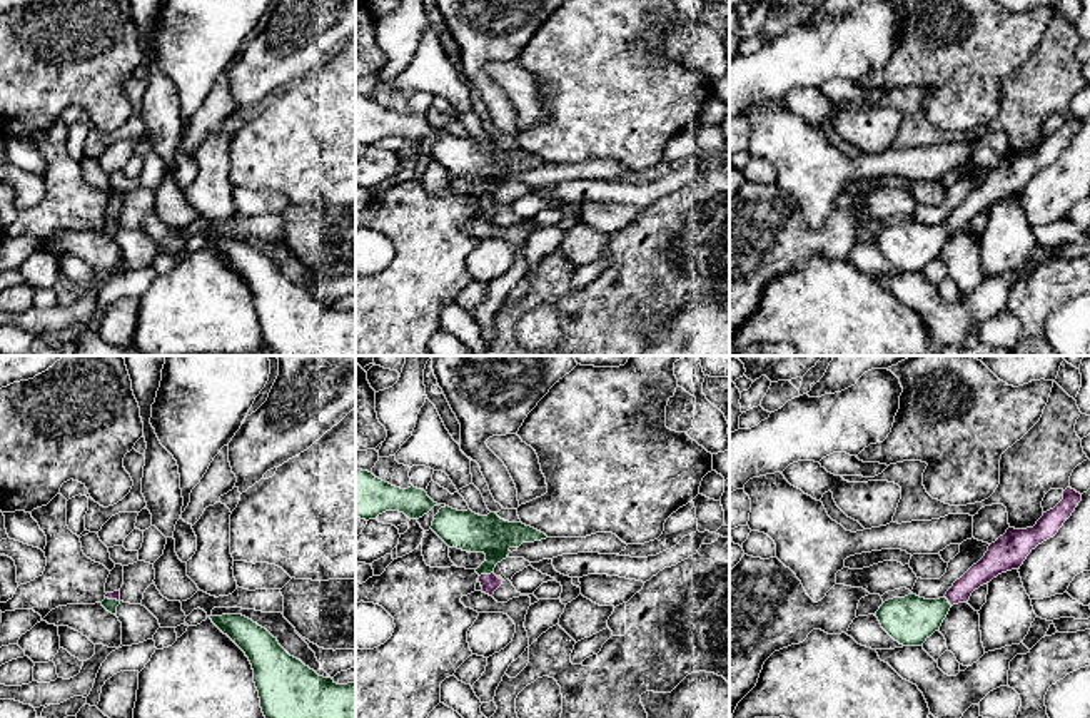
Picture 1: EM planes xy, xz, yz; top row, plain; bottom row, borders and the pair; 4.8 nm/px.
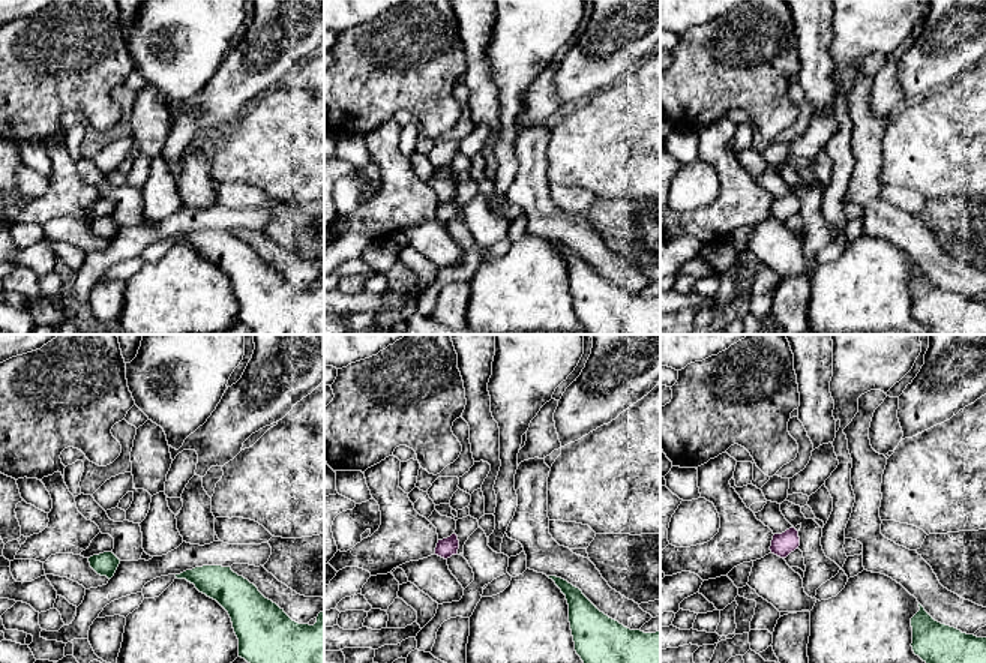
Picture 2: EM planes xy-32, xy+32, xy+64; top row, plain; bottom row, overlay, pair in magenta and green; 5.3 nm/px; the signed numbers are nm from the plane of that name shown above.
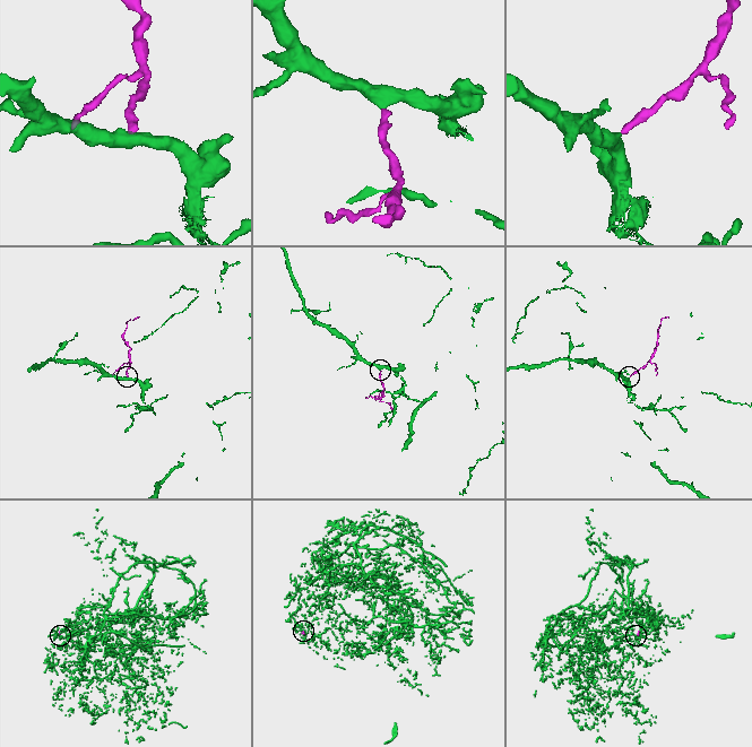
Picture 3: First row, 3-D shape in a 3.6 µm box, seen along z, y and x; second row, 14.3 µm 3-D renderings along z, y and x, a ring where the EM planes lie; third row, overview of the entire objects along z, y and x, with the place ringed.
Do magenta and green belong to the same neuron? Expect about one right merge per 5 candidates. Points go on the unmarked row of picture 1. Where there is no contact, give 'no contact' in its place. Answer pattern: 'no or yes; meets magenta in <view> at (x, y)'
yes; meets magenta in xz at (486, 201)

